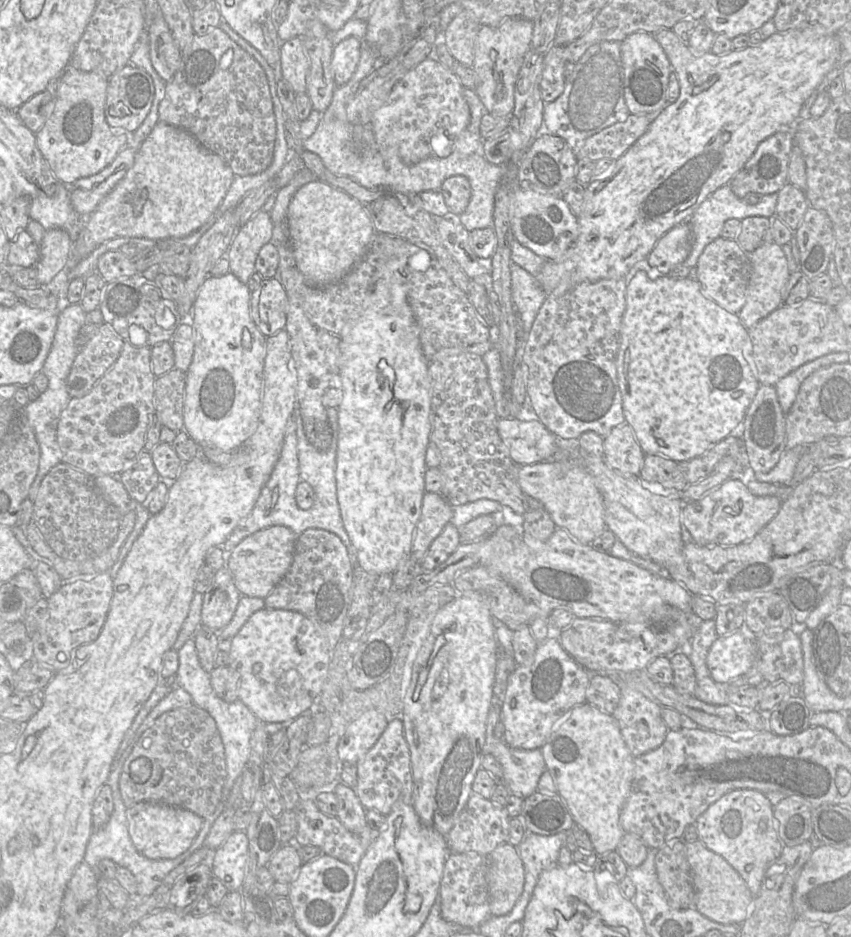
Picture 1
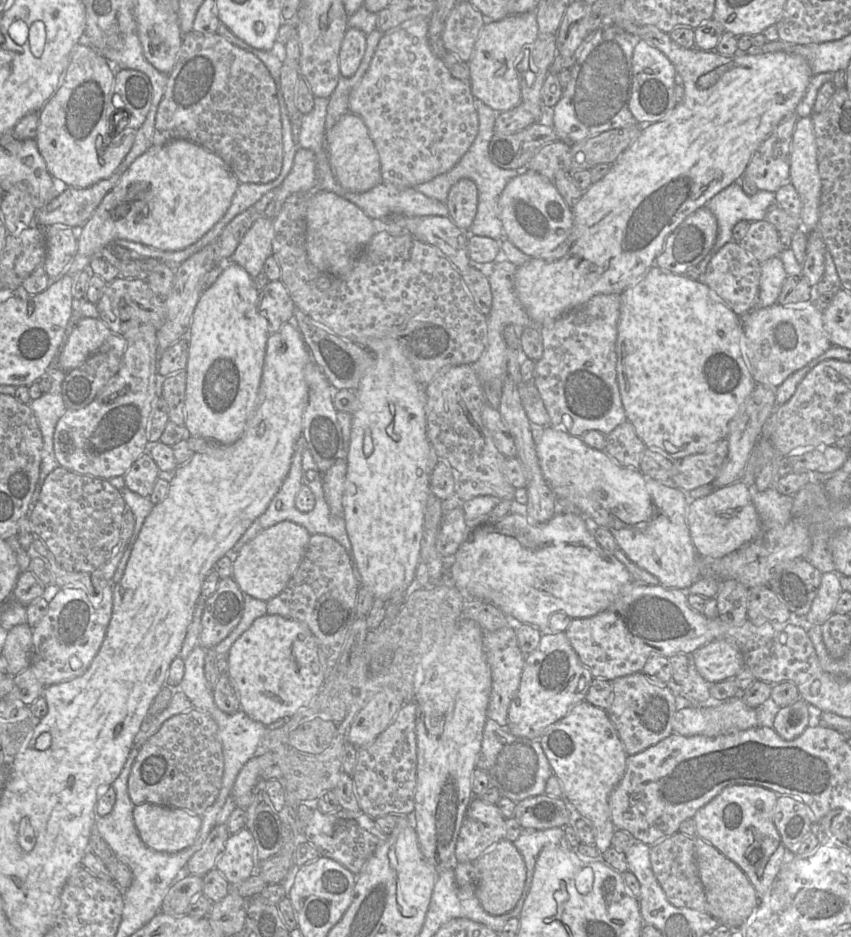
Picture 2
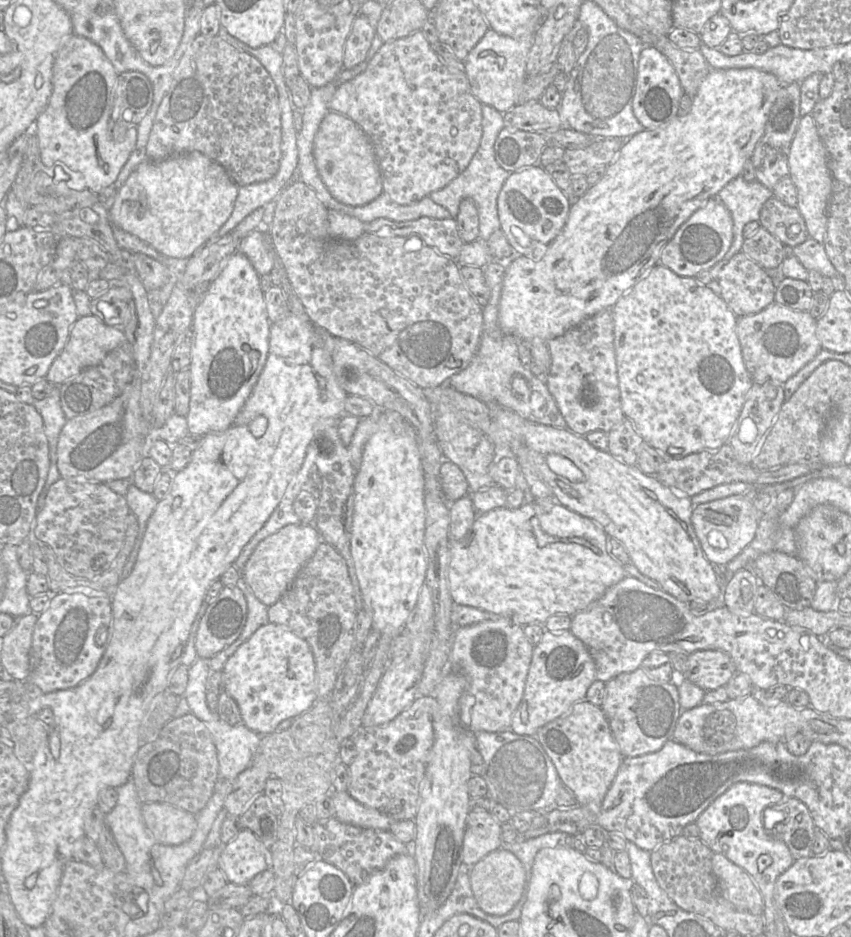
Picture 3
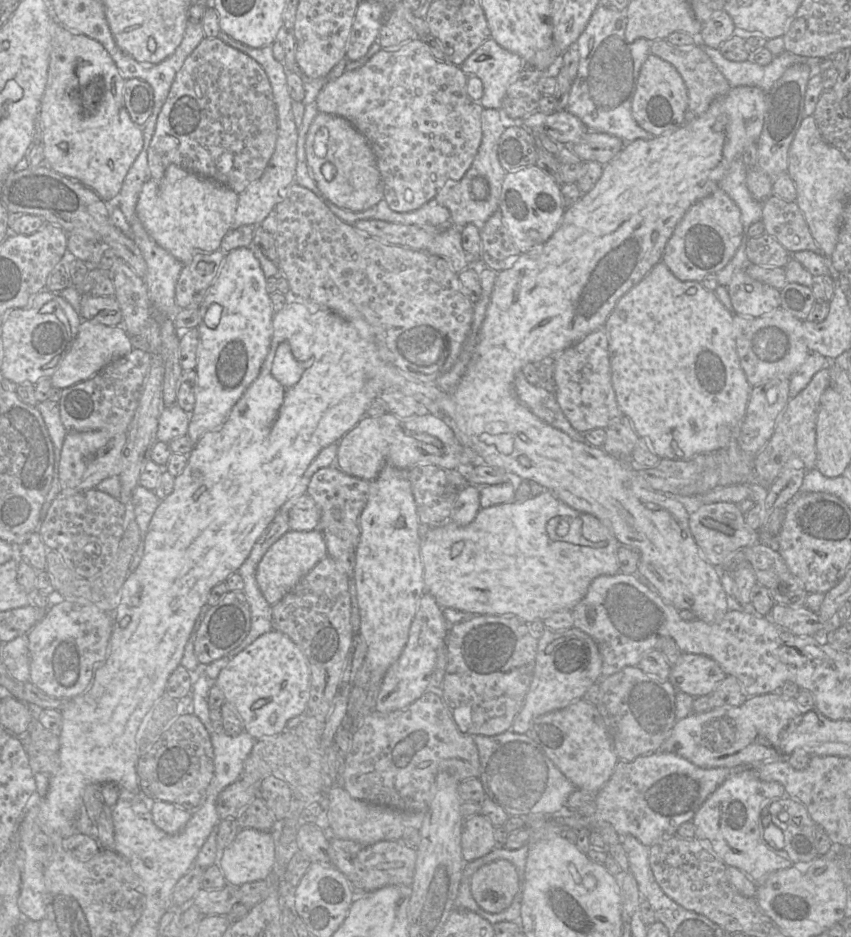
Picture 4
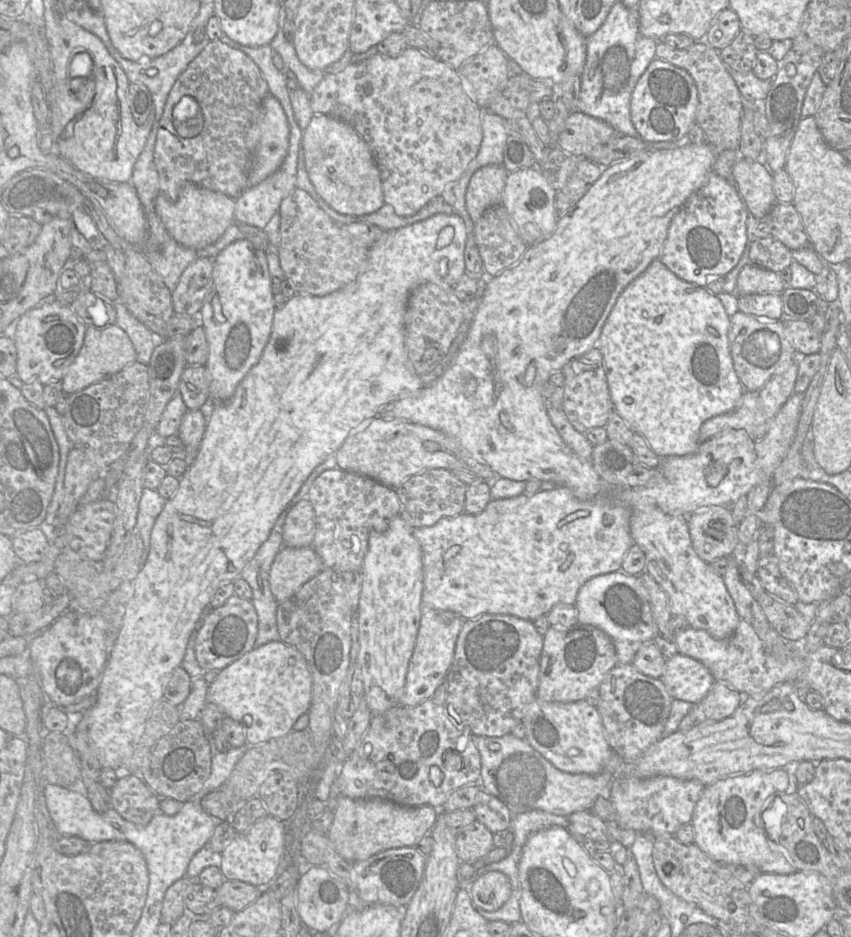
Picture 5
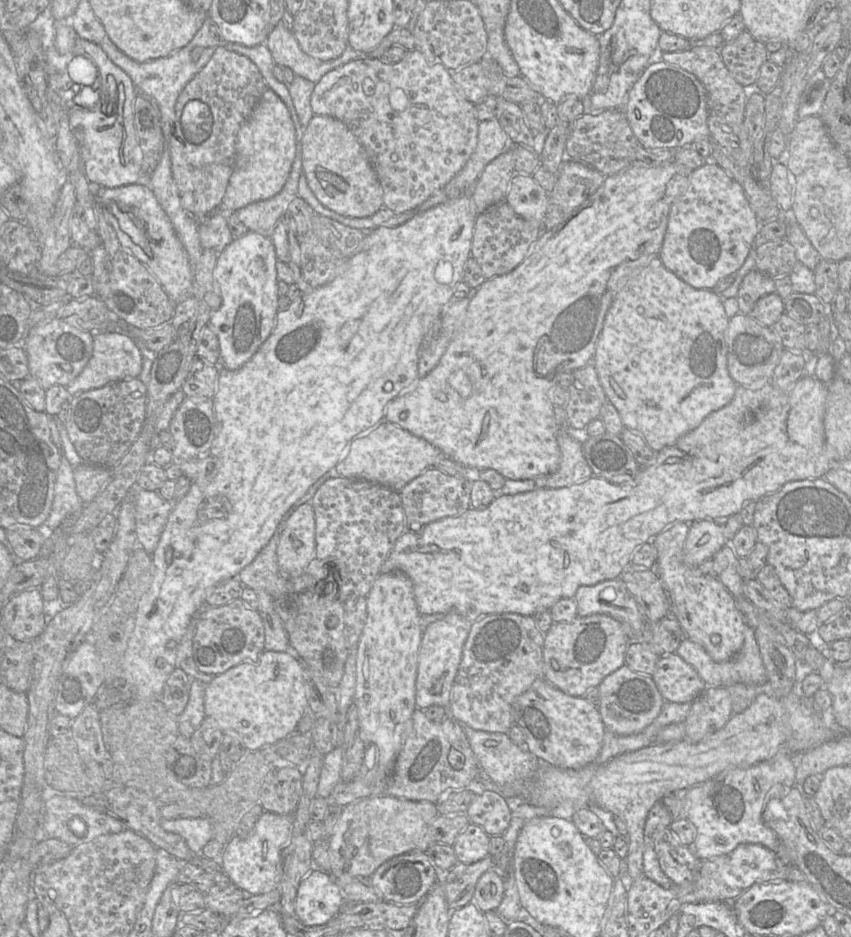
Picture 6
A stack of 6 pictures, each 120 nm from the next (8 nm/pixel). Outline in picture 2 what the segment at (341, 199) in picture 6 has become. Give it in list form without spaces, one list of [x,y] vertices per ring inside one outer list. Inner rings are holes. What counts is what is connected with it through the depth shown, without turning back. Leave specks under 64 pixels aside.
[[[351,112],[344,114],[326,131],[325,140],[332,172],[344,189],[362,193],[382,182],[379,155],[361,117]]]

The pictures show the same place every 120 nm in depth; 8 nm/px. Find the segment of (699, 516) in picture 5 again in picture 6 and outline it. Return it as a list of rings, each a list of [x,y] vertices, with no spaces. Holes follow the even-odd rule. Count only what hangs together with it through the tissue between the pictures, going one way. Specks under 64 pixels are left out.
[[[704,519],[688,524],[689,533],[683,548],[686,565],[698,567],[728,544],[723,534],[723,525],[714,520]]]

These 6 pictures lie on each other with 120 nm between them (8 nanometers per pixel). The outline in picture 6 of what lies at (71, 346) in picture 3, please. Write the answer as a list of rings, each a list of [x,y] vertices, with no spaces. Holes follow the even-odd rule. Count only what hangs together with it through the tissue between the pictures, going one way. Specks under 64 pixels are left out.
[[[122,330],[93,334],[93,351],[86,366],[78,376],[66,386],[71,396],[101,388],[109,383],[137,378],[142,369],[142,354],[132,337]]]

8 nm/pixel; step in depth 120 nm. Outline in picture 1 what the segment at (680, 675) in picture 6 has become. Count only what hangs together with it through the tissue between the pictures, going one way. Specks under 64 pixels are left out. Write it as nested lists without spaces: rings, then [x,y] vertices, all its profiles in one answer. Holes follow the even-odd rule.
[[[744,629],[718,637],[709,649],[706,664],[713,680],[727,685],[744,676],[754,665],[755,644],[752,635]]]

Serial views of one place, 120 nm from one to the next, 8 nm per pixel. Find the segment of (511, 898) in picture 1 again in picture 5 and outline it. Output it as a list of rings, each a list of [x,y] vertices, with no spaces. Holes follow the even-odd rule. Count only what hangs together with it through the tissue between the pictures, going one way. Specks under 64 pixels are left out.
[[[500,871],[478,873],[470,887],[470,894],[475,905],[486,911],[496,911],[509,899],[511,884]]]

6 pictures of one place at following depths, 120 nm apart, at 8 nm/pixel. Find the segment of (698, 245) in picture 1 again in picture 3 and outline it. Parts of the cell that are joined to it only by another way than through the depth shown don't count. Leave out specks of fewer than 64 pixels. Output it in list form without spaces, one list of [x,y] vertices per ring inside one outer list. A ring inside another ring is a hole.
[[[739,175],[726,184],[717,194],[733,219],[734,238],[724,258],[709,269],[713,280],[717,280],[725,264],[738,252],[742,251],[744,242],[743,228],[751,221],[759,221],[764,203],[773,197],[772,190],[757,180],[747,182]]]

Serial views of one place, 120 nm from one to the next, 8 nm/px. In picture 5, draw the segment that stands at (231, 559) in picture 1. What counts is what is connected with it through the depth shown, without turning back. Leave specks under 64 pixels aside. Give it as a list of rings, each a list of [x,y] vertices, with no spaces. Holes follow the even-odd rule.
[[[283,546],[272,564],[269,584],[278,603],[294,595],[307,581],[323,569],[323,563],[312,546]]]

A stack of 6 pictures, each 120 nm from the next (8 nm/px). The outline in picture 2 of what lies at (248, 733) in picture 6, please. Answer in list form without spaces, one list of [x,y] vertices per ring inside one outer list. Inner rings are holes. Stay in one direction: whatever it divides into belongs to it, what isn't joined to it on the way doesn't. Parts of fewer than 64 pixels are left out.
[[[280,615],[258,617],[233,643],[227,661],[241,710],[264,726],[310,707],[325,679],[313,633],[306,624]]]

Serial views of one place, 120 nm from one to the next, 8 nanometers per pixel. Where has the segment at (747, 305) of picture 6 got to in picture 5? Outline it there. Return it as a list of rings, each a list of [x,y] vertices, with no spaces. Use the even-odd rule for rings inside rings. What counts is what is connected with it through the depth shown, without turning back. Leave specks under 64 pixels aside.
[[[749,263],[738,275],[736,294],[782,293],[786,287],[780,273]]]

